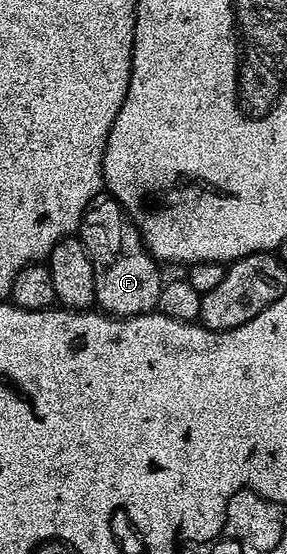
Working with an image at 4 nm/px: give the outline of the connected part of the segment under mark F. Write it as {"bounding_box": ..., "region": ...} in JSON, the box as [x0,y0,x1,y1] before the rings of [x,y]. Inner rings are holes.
{"bounding_box":[76,197,164,319],"region":[[[113,197],[95,198],[94,202],[86,208],[82,215],[82,224],[78,226],[76,235],[86,247],[88,257],[92,261],[94,270],[94,298],[97,306],[107,315],[113,315],[120,319],[136,317],[137,315],[149,315],[157,308],[160,301],[160,289],[164,282],[161,275],[160,264],[142,241],[142,235],[138,232],[130,216]]]}

